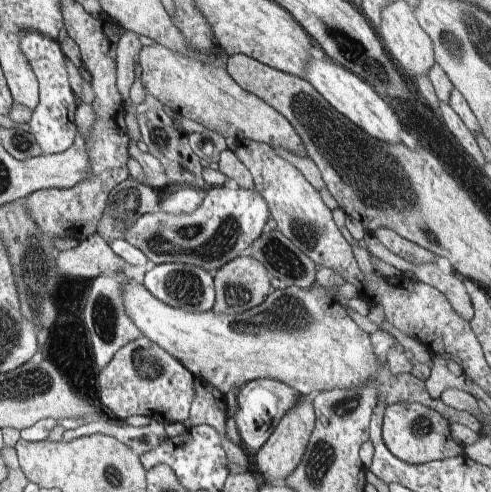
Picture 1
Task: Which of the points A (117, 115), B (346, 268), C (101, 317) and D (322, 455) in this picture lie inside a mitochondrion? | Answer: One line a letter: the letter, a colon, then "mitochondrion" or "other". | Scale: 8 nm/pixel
A: other
B: other
C: mitochondrion
D: mitochondrion

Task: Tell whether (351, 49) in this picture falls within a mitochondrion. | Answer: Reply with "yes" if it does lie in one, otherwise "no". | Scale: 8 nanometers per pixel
yes

